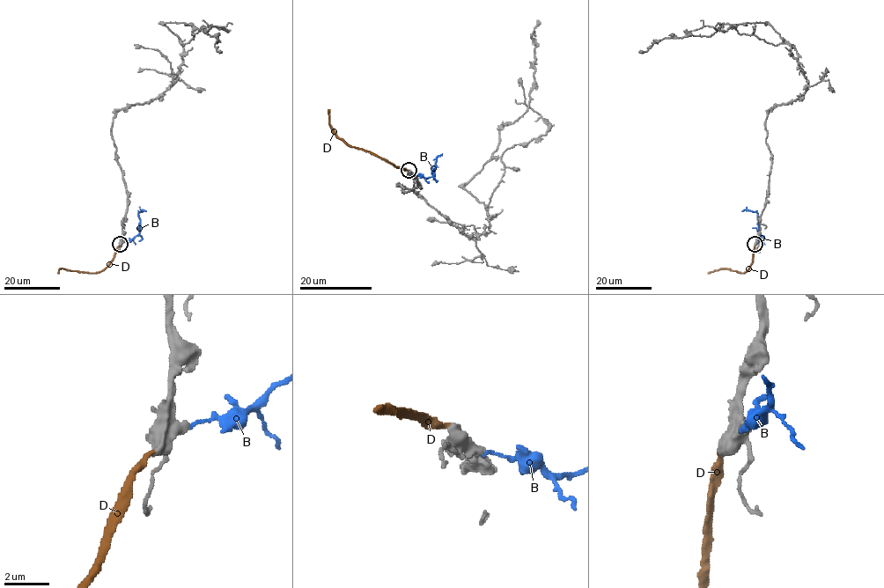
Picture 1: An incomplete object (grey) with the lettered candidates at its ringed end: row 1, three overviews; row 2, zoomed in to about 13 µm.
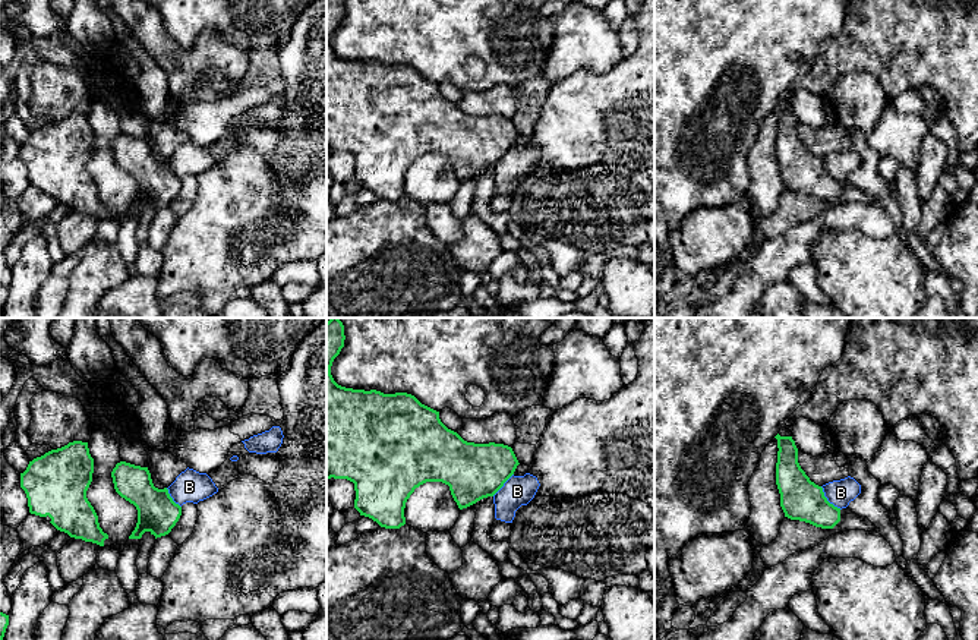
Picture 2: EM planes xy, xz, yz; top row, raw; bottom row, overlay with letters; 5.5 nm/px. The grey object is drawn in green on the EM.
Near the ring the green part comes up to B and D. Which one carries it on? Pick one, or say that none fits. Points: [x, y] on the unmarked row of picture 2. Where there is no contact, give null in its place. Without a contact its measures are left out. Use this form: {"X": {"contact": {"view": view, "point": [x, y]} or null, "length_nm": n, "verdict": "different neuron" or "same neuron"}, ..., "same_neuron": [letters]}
{"B": {"contact": {"view": "yz", "point": [826, 172]}, "length_nm": 170, "verdict": "different neuron"}, "D": {"contact": null, "verdict": "same neuron"}, "same_neuron": ["D"]}

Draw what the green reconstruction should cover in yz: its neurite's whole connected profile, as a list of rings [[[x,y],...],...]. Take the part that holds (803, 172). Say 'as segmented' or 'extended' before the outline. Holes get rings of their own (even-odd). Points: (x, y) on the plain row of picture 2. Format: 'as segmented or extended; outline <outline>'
as segmented; outline [[[792,108],[777,111],[776,157],[785,189],[833,201],[840,193],[840,180],[824,168],[823,160],[810,152],[798,135],[798,120]]]

